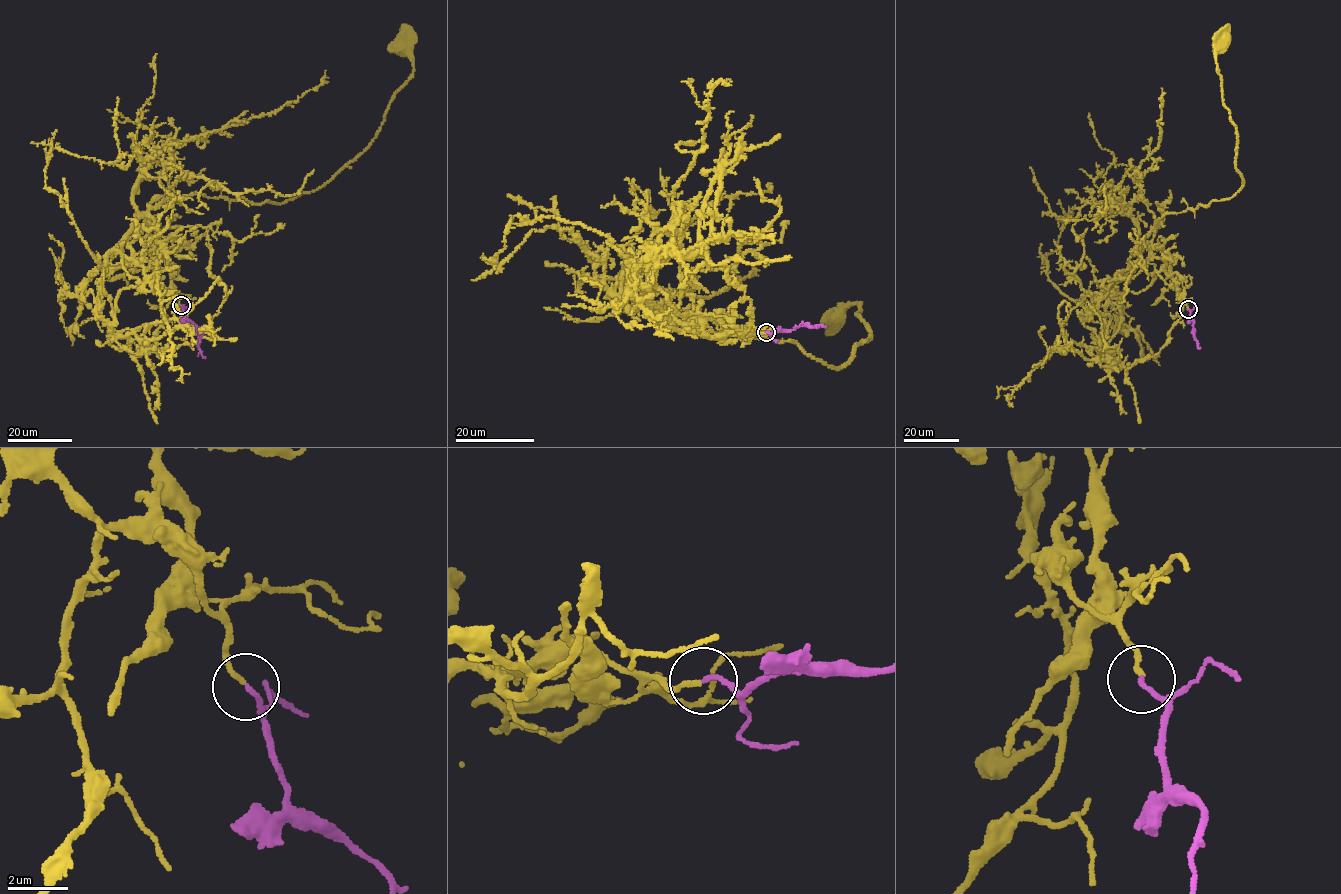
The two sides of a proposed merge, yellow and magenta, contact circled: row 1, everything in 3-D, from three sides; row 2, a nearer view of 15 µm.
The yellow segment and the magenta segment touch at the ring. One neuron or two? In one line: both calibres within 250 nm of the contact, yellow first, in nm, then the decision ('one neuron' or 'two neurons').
150/150 nm | one neuron

